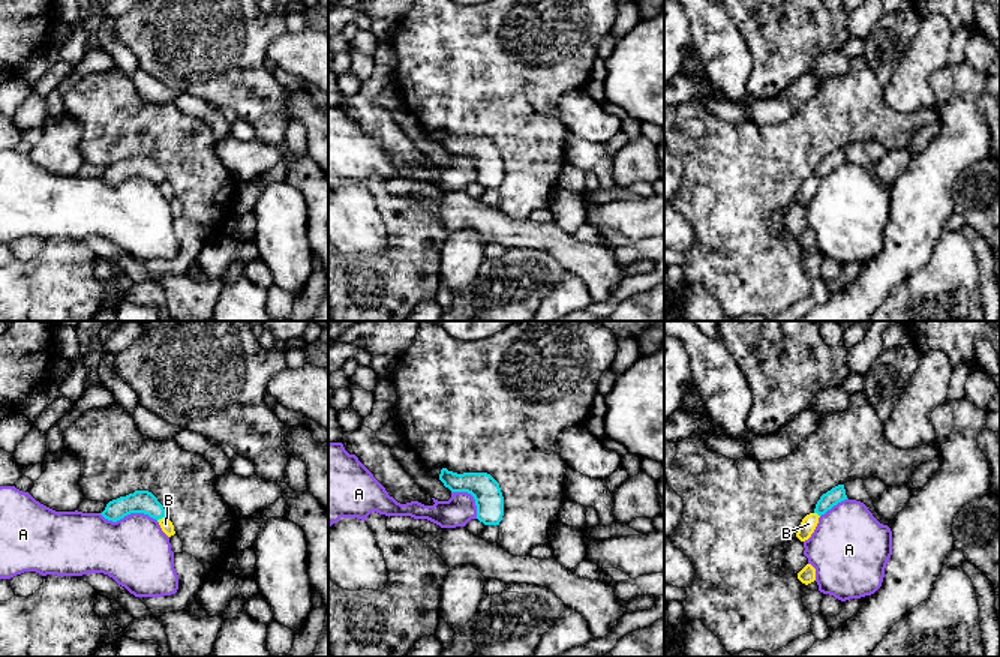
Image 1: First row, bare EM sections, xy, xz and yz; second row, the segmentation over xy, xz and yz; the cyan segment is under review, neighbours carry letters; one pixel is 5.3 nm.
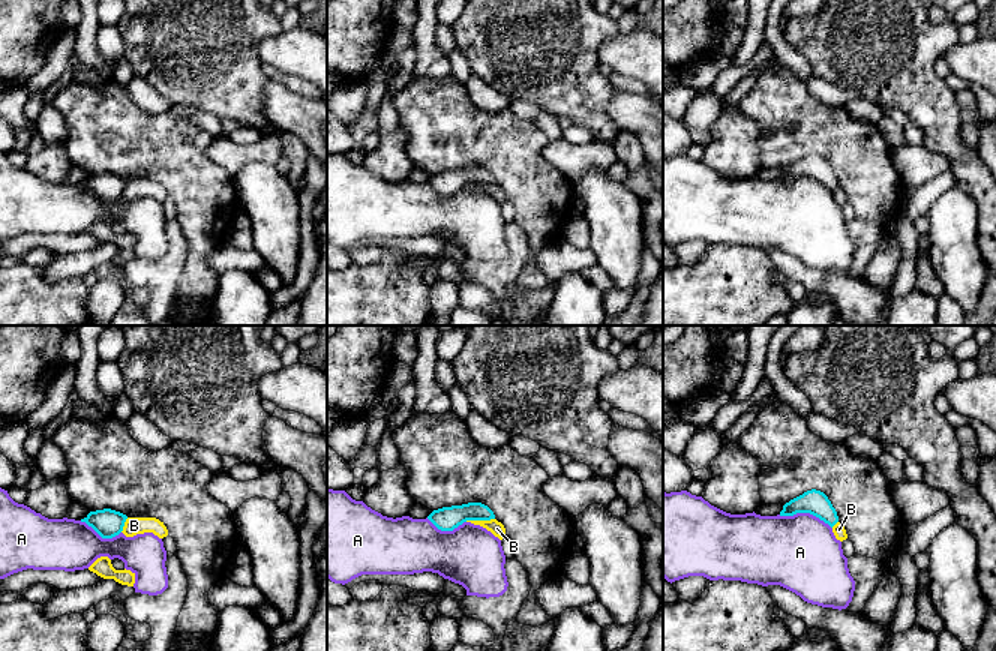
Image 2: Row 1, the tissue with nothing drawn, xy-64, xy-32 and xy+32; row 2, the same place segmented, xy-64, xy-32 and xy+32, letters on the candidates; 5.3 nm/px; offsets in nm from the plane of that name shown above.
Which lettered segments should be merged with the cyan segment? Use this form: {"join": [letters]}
{"join": []}

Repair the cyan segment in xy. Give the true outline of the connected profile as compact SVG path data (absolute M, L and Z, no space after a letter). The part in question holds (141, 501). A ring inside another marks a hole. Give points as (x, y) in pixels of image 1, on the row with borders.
M118 404L84 412L63 432L63 442L67 452L81 462L79 486L85 500L106 504L100 513L105 519L117 522L130 513L144 513L156 520L166 516L183 542L183 552L195 556L208 572L219 568L223 556L232 552L238 519L216 492L216 472L202 454L183 450L174 438L153 441L142 435L132 414Z

